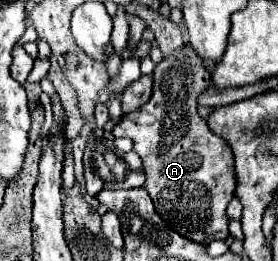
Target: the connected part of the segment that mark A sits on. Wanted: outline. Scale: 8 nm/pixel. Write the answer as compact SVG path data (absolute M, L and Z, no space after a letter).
M190 44L166 56L154 68L154 94L150 102L146 102L140 110L128 112L122 122L112 130L114 136L126 136L134 142L134 152L142 158L142 172L146 176L144 188L148 190L156 212L168 222L180 236L190 238L198 244L210 244L212 240L226 240L228 236L228 216L226 206L234 196L236 180L234 180L234 160L230 146L216 134L210 132L206 120L202 120L196 112L196 98L206 90L210 80L210 72L206 70L200 56L194 52Z

